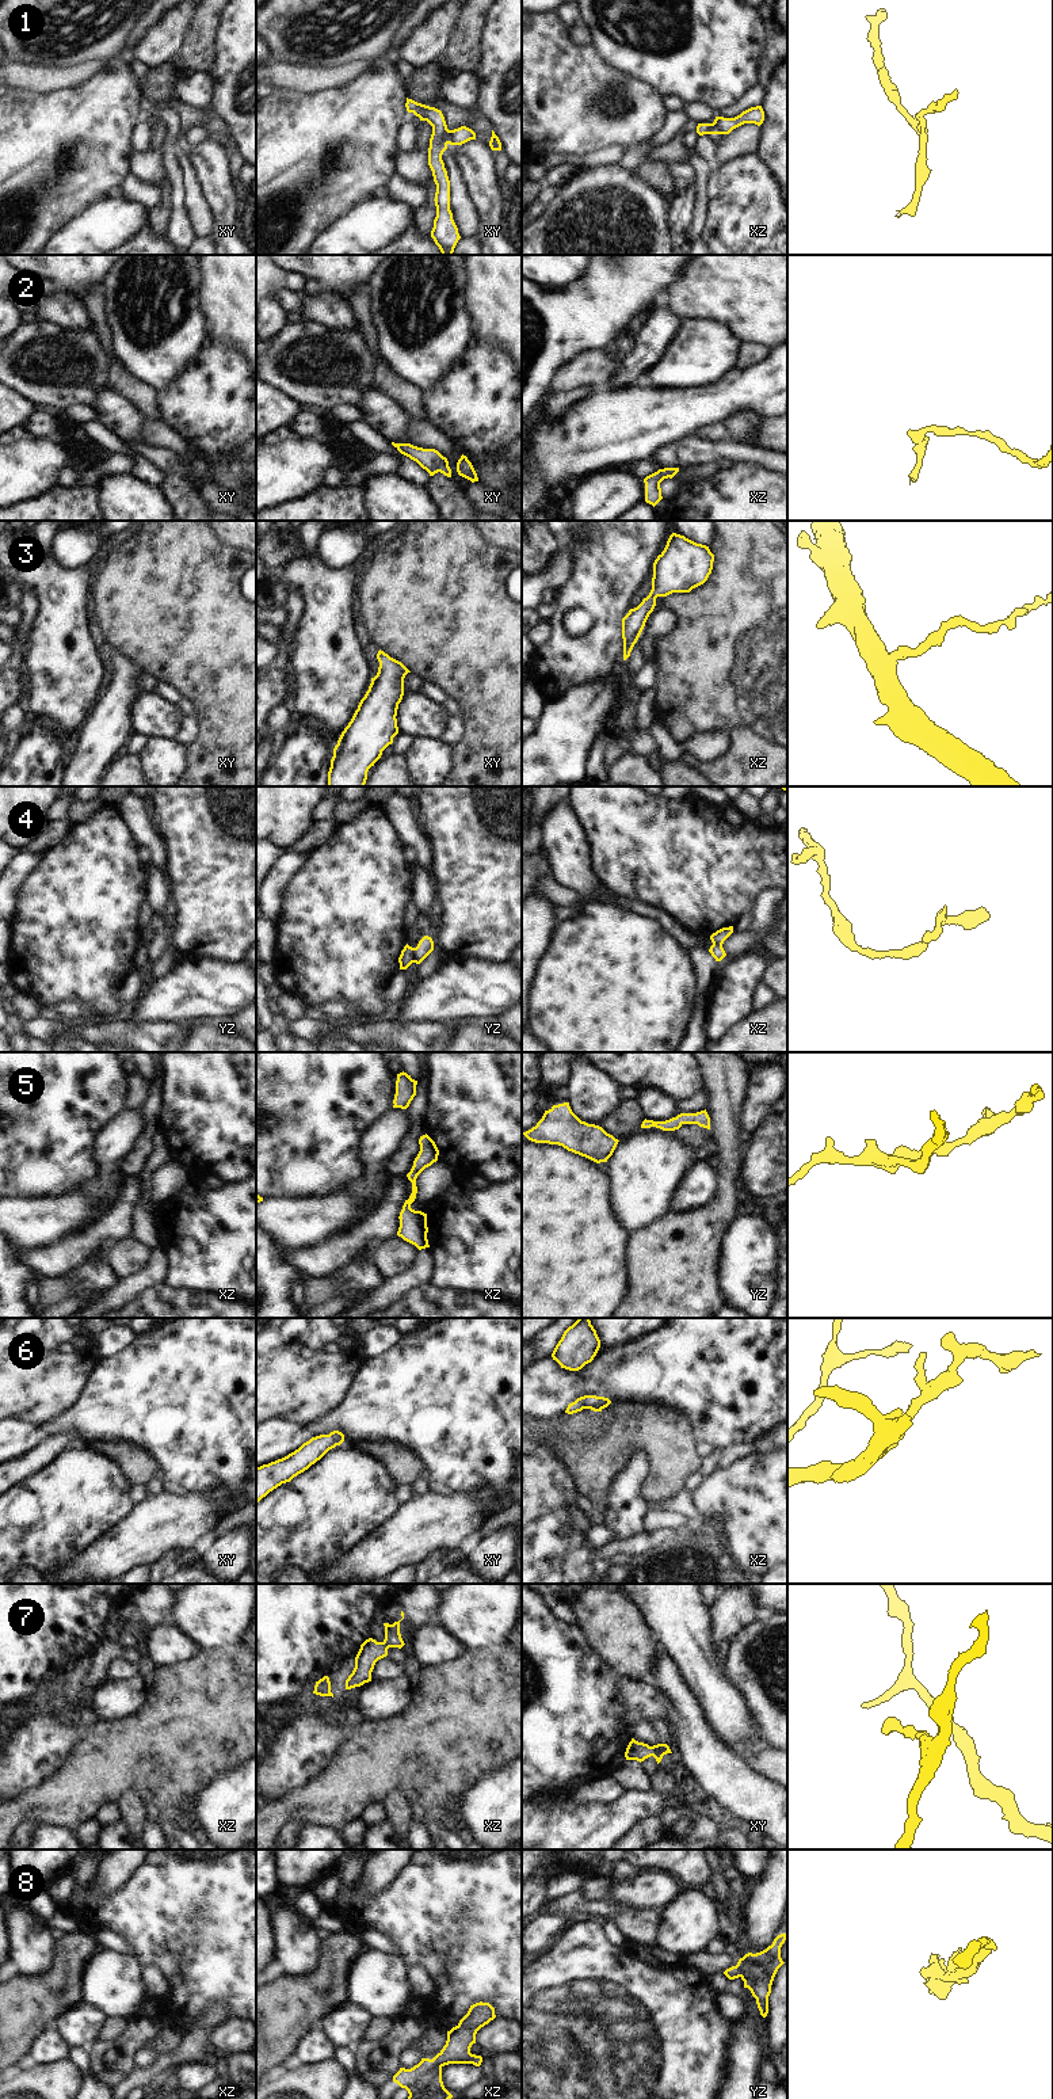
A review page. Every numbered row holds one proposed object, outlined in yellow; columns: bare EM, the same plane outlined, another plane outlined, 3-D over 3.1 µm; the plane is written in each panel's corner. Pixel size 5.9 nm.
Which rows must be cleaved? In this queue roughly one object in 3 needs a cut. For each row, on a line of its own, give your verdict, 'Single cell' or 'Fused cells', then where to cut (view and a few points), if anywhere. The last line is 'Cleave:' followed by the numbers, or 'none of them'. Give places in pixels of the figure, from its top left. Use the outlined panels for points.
1: Fused cells. Split along xy (449, 130), (446, 143)
2: Single cell. No split
3: Single cell. No split
4: Fused cells. Split along yz (414, 948), (415, 962)
5: Single cell. No split
6: Single cell. No split
7: Single cell. No split
8: Single cell. No split
Cleave: 1, 4

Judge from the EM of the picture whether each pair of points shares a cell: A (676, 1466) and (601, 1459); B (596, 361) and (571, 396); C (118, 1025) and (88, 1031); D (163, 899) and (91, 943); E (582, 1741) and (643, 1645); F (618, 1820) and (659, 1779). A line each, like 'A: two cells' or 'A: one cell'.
A: one cell
B: two cells
C: one cell
D: two cells
E: two cells
F: two cells

